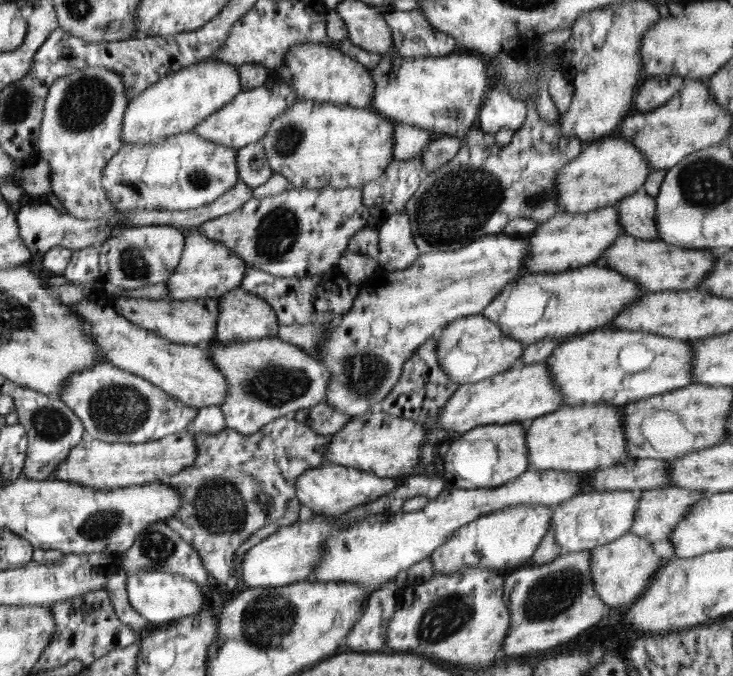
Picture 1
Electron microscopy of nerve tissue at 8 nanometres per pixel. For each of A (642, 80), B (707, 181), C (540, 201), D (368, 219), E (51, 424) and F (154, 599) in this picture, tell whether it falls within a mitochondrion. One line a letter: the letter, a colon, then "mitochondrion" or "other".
A: other
B: mitochondrion
C: mitochondrion
D: other
E: mitochondrion
F: other

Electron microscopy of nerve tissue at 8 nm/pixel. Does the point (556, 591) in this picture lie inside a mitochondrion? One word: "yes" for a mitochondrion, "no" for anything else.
yes

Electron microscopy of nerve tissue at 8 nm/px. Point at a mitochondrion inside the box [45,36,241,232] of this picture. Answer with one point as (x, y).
(87, 100)

